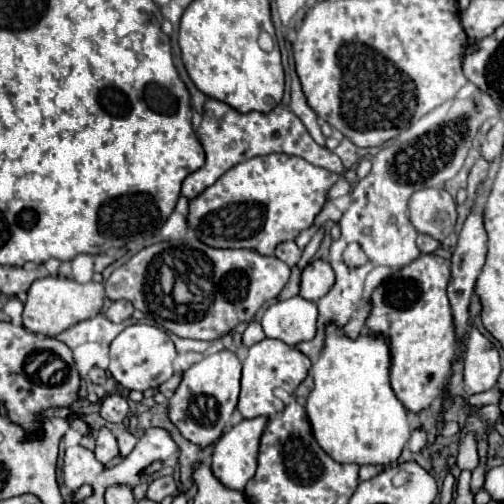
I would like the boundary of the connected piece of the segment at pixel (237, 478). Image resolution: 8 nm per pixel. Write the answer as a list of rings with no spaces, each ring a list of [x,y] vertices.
[[[267,417],[243,419],[241,423],[237,423],[235,427],[231,427],[227,433],[223,433],[219,437],[219,441],[215,443],[211,469],[213,469],[215,477],[225,487],[243,491],[245,485],[247,485],[247,481],[255,475],[255,469],[257,469],[257,453],[259,453],[259,439],[261,439],[261,435],[265,431],[265,425],[267,425]]]

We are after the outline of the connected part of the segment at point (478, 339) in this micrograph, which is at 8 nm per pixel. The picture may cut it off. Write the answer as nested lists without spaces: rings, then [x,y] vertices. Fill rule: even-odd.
[[[471,327],[469,339],[467,339],[467,351],[463,361],[463,383],[465,393],[481,393],[487,389],[493,389],[499,373],[501,373],[501,361],[499,353],[493,347],[493,343],[483,337],[475,327]]]

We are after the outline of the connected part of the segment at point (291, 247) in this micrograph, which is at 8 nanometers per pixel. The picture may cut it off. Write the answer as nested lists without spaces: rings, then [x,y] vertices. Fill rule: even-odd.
[[[285,241],[275,249],[275,257],[279,257],[283,263],[287,263],[289,267],[295,267],[297,261],[301,259],[301,249],[297,247],[295,241]]]

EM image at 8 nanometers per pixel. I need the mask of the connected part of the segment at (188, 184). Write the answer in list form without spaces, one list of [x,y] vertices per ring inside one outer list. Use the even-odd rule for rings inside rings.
[[[207,99],[205,103],[205,113],[203,113],[203,121],[201,127],[197,129],[197,139],[201,141],[203,149],[205,149],[205,165],[197,171],[193,171],[185,181],[183,181],[183,189],[181,193],[187,199],[197,197],[201,191],[205,191],[209,185],[213,185],[227,169],[231,169],[233,165],[247,161],[251,157],[257,155],[269,155],[269,153],[287,153],[287,155],[295,155],[301,157],[317,167],[325,167],[333,173],[343,173],[343,163],[341,159],[329,151],[327,147],[319,147],[311,135],[307,133],[305,125],[299,121],[299,117],[295,113],[291,113],[289,109],[285,109],[283,105],[277,105],[271,113],[237,113],[235,109],[231,109],[229,105],[217,101],[217,99]]]

